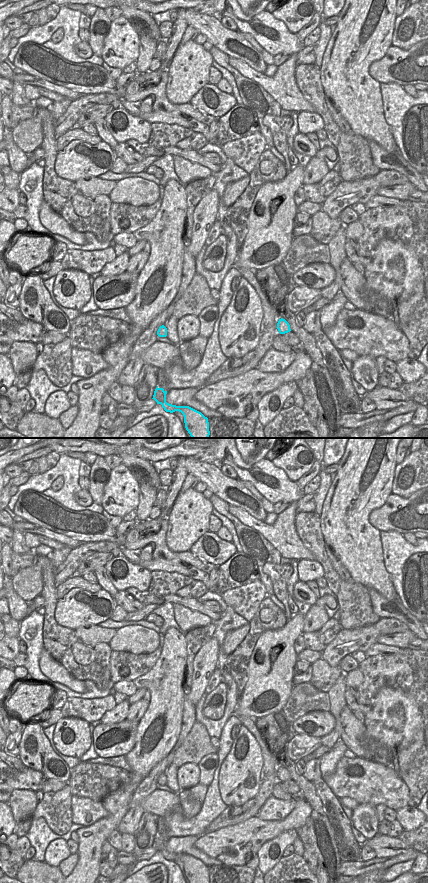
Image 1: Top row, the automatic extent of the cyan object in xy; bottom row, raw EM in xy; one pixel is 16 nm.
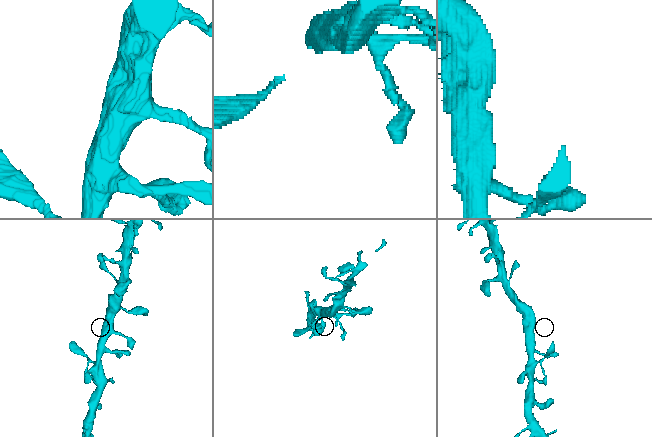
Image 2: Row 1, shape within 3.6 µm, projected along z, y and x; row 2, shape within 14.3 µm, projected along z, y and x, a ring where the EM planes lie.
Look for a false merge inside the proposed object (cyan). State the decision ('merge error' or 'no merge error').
no merge error

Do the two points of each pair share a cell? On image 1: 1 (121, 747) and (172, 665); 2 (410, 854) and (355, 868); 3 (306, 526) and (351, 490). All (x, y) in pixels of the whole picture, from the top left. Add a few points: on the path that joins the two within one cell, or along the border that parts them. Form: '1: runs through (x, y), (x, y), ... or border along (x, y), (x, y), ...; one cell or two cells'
1: border along (139, 723), (136, 729), (136, 742), (133, 746); two cells
2: runs through (396, 859), (369, 866); one cell
3: border along (319, 515), (320, 531), (324, 539); two cells

